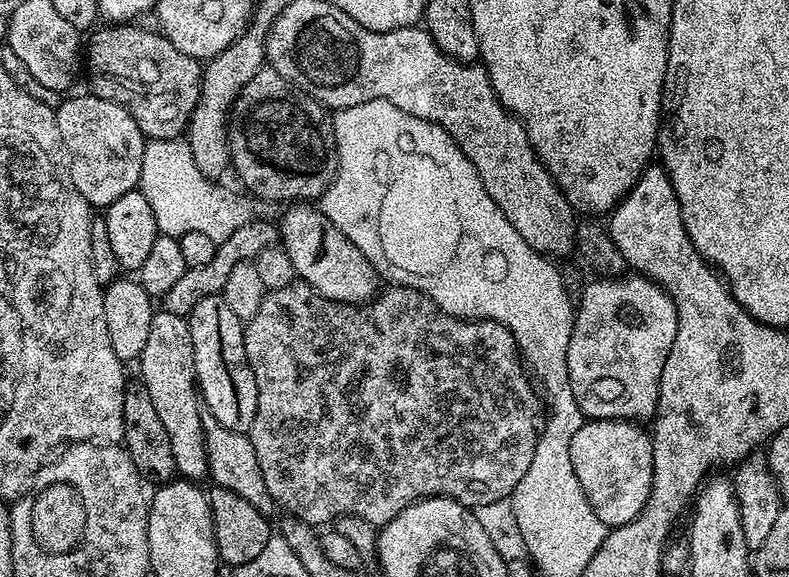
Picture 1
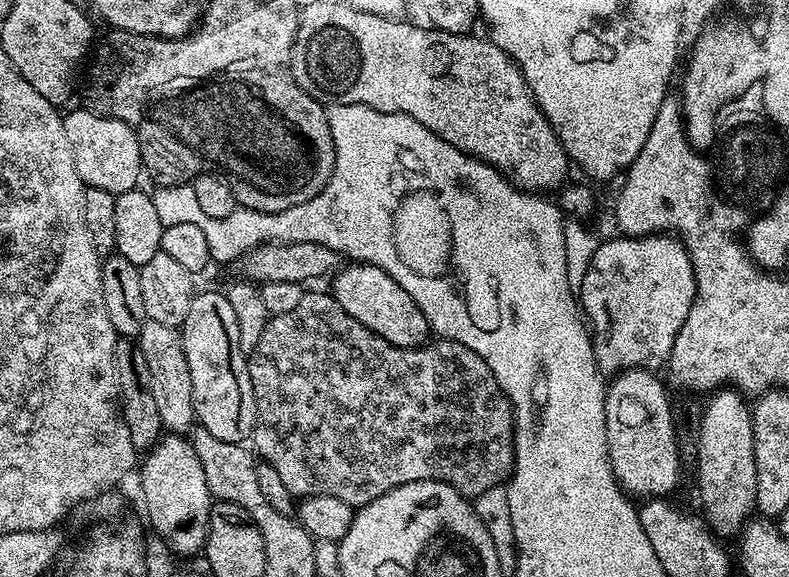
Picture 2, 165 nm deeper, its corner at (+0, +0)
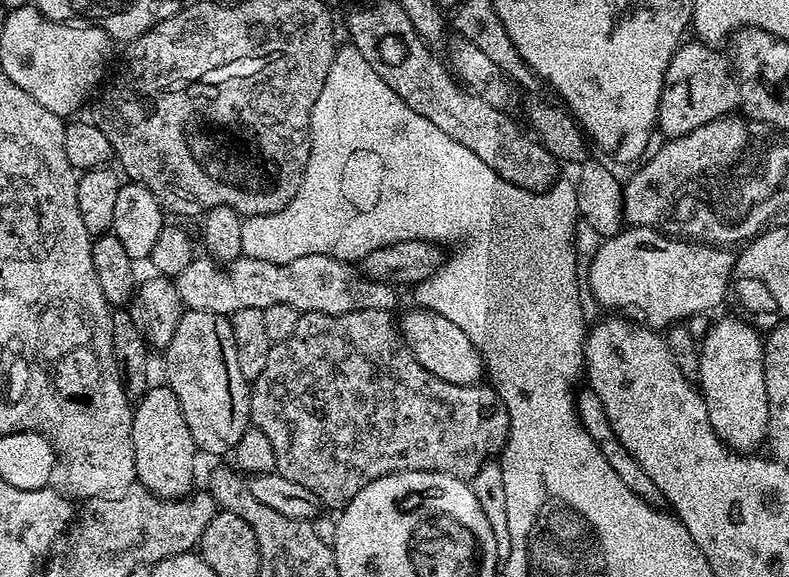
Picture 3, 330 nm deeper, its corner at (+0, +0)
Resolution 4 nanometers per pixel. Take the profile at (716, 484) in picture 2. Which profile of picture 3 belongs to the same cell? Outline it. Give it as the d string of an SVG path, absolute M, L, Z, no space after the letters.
M728 316L713 323L700 344L699 391L706 402L706 414L714 434L731 451L752 454L765 443L768 434L764 341L747 319Z

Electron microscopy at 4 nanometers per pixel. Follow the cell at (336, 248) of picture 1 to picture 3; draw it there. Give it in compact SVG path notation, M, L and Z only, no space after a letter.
M419 306L413 309L413 312L406 313L401 320L399 317L398 331L410 354L414 354L419 364L430 370L434 378L442 378L442 382L458 386L481 383L486 376L486 365L474 342L470 342L470 338L466 338L466 334L462 334L462 330L454 326L454 322L442 318L442 314Z

